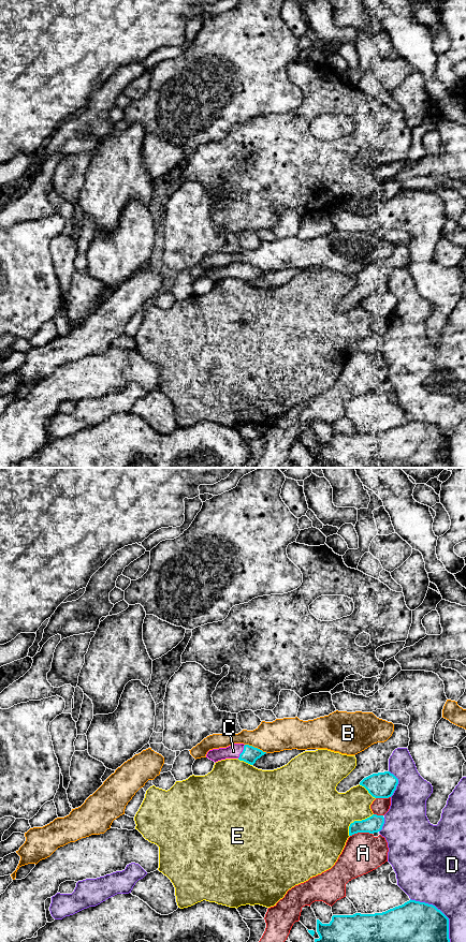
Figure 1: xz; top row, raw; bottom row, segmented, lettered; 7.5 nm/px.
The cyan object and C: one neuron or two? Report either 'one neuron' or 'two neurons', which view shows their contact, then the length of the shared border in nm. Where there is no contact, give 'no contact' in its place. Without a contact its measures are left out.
one neuron; meets cyan in xz; contact 120 nm long

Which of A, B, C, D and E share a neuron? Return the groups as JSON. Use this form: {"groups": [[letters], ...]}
{"groups": [["A"], ["B"], ["C"], ["D"], ["E"]]}

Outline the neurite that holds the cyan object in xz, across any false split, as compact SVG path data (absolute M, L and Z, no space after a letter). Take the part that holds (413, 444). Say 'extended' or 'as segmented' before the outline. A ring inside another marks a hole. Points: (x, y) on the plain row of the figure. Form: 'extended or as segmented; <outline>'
as segmented; M409 420L382 432L353 435L333 435L329 443L317 439L319 458L315 458L316 467L334 463L344 468L447 468L449 458L449 438L435 425Z

